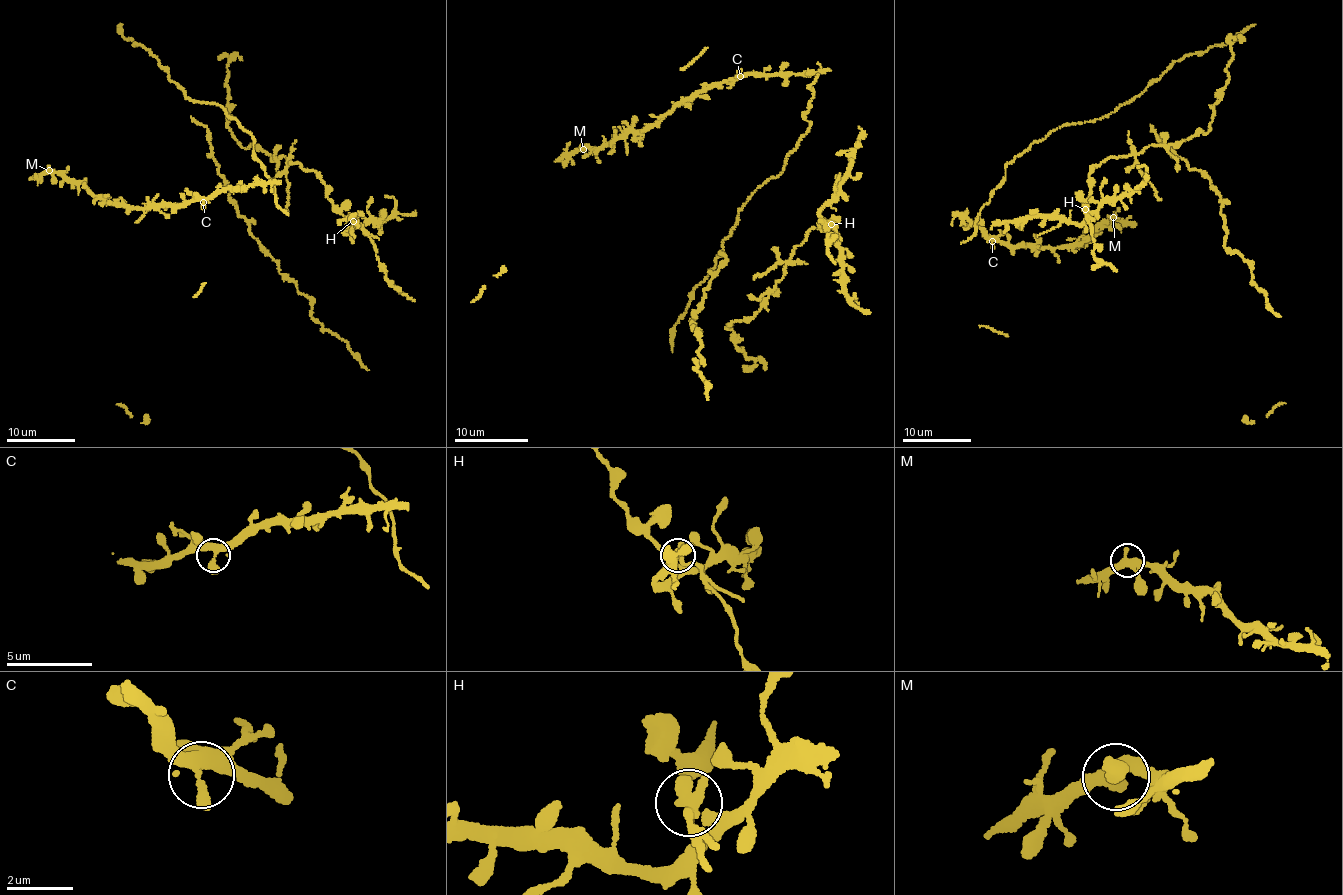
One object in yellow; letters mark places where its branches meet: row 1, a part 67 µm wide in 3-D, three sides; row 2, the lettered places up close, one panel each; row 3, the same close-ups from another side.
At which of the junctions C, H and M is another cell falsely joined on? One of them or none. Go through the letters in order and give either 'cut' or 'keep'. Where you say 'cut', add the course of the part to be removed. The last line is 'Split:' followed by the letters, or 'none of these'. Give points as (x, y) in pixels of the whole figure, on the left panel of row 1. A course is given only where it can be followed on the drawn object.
C: keep
H: cut | (353, 221), (313, 171), (252, 145), (245, 149), (228, 126), (229, 60), (218, 59)
M: keep
Split: H

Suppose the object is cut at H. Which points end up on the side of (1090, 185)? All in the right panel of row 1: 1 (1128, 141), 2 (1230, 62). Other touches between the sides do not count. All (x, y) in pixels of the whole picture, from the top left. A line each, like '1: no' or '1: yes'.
1: yes
2: yes

